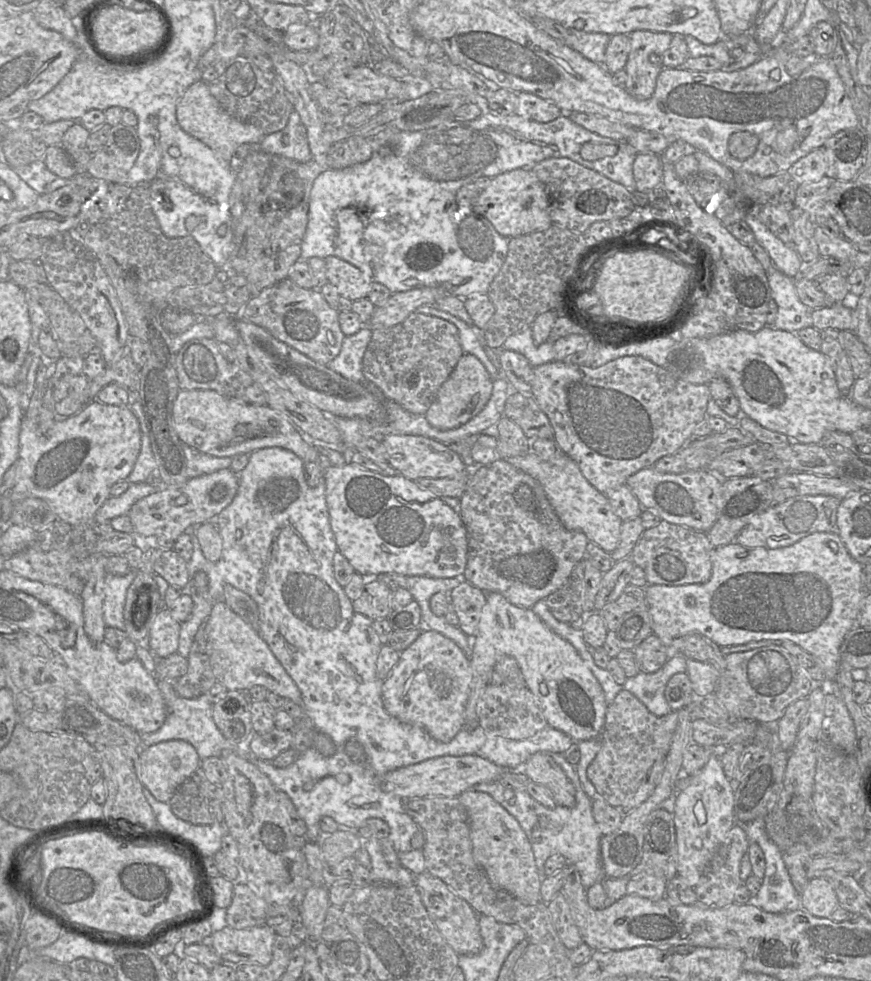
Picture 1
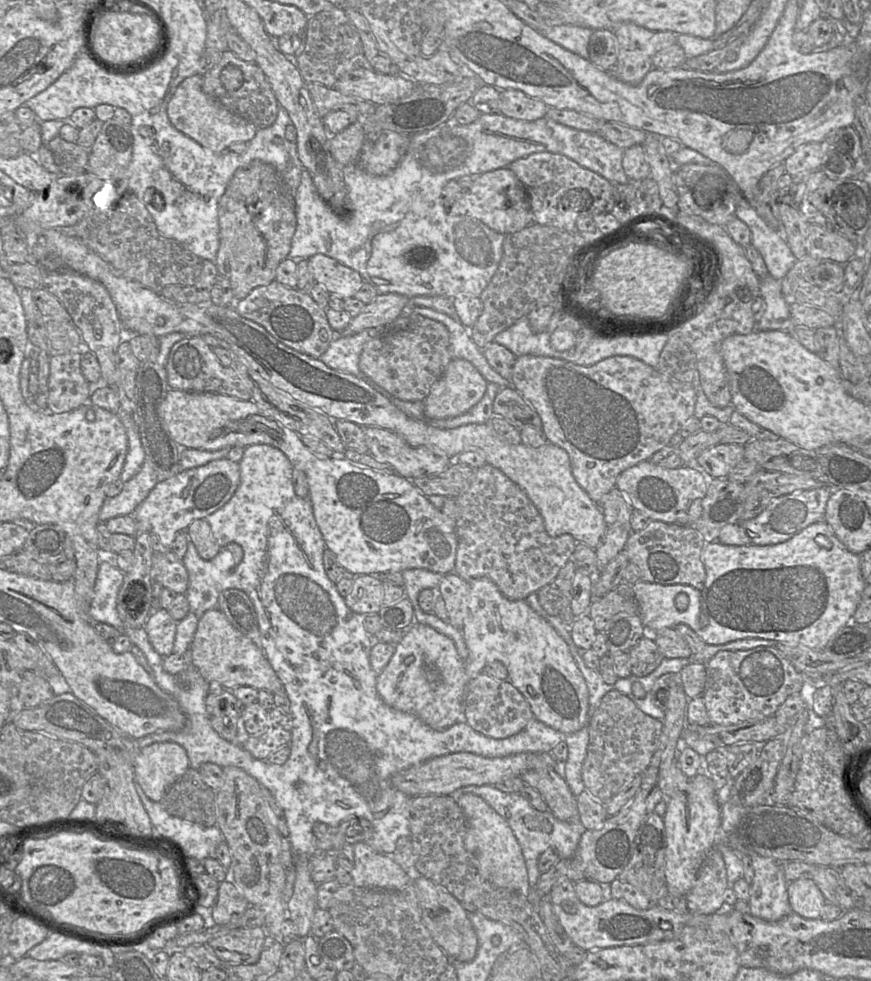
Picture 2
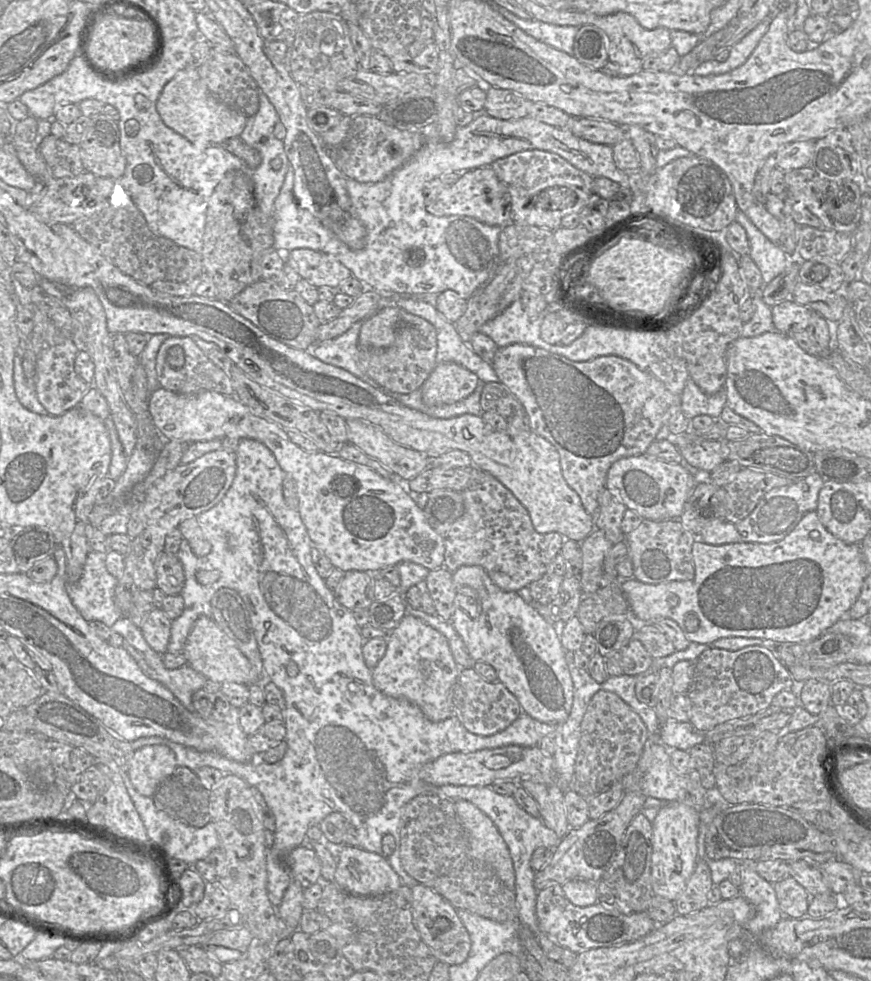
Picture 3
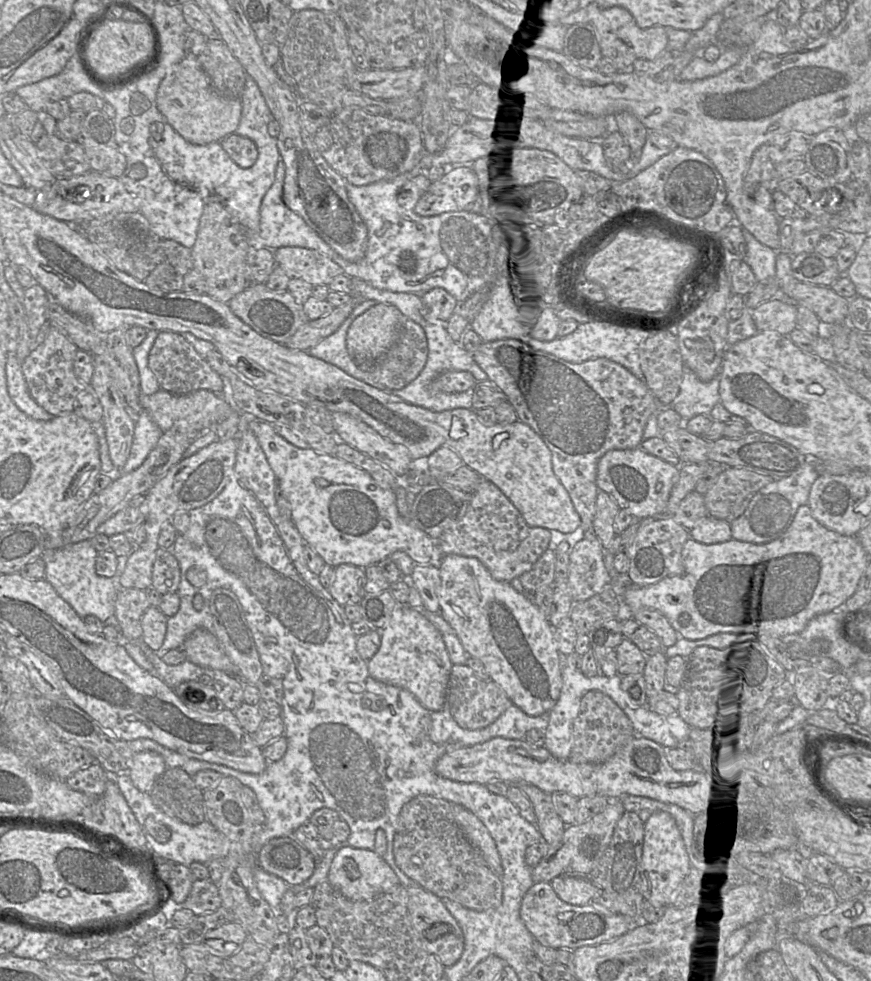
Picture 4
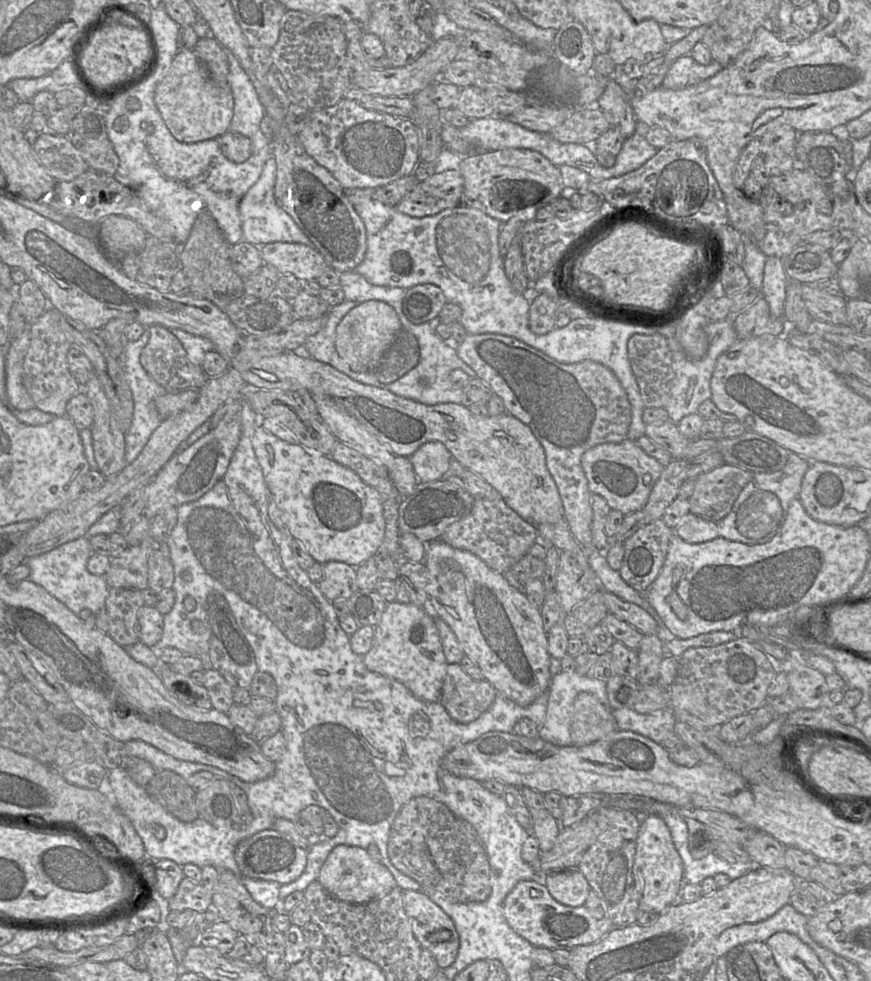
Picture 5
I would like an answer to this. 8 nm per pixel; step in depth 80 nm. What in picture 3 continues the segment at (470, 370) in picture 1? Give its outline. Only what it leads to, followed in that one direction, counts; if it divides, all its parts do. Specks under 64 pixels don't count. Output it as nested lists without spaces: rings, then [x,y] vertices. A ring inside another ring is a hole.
[[[439,363],[421,388],[422,400],[428,406],[453,404],[472,394],[478,384],[478,376],[467,368]]]

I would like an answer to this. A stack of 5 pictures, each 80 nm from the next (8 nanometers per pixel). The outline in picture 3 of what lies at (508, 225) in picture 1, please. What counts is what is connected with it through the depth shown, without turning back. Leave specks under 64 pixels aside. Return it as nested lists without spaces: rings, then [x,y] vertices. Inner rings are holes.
[[[491,166],[466,171],[429,202],[426,210],[434,216],[468,216],[492,226],[504,227],[512,222],[508,189]]]

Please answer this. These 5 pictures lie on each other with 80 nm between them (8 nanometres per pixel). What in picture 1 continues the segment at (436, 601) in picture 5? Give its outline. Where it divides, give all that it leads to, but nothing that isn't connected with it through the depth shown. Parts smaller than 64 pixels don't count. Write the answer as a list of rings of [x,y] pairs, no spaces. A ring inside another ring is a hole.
[[[486,593],[487,601],[482,609],[478,631],[471,638],[472,652],[469,657],[472,670],[469,698],[465,710],[465,728],[479,727],[477,703],[485,688],[491,683],[496,661],[502,656],[511,656],[519,664],[526,688],[535,696],[548,725],[571,737],[575,742],[599,738],[605,723],[607,704],[598,680],[583,659],[567,640],[553,632],[531,608],[511,604],[501,594]]]

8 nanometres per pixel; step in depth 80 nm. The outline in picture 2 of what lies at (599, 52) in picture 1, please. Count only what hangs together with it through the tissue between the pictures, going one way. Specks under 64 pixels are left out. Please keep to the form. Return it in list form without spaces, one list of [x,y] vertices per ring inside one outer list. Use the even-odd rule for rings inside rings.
[[[550,25],[544,31],[539,31],[543,36],[564,49],[588,59],[588,43],[593,32],[592,29],[574,25]]]

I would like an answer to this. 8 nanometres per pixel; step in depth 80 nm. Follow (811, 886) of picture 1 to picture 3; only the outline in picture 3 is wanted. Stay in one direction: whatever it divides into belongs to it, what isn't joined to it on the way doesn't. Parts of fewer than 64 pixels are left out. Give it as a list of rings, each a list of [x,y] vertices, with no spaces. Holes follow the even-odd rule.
[[[792,877],[778,881],[774,886],[784,917],[794,919],[807,917],[807,910],[812,895],[803,886]]]

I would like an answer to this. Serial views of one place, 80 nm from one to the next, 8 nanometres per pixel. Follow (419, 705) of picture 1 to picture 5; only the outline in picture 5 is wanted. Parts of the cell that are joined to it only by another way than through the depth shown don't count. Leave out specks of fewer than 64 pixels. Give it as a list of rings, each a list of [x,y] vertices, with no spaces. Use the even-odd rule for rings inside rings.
[[[389,602],[374,629],[371,648],[363,655],[365,666],[402,683],[424,702],[439,702],[448,662],[430,610],[412,602]]]

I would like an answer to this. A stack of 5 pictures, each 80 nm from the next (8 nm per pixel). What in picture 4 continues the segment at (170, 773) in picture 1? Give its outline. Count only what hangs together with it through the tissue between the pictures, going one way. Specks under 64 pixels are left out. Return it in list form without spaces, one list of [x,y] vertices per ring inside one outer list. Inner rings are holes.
[[[143,751],[133,755],[127,774],[138,790],[148,794],[166,770],[164,758],[160,754]]]

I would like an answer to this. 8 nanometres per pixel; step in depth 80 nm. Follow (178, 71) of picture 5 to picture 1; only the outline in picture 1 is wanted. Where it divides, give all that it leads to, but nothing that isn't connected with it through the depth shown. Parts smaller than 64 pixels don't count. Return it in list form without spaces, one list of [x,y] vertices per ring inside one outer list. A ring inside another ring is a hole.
[[[198,80],[190,85],[176,109],[177,121],[181,128],[212,149],[222,160],[233,161],[233,152],[240,144],[258,145],[264,134],[256,126],[240,121],[229,115],[211,94],[208,84]]]

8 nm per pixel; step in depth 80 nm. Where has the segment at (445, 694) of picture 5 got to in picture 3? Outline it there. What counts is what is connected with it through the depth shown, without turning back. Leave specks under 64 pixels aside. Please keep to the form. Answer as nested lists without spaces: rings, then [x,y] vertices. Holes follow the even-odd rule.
[[[473,668],[461,669],[453,689],[453,711],[471,733],[491,736],[505,730],[523,710],[516,697],[499,681],[485,681]]]

